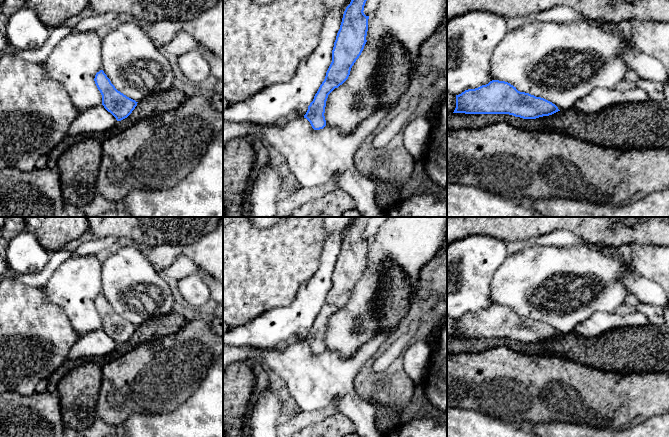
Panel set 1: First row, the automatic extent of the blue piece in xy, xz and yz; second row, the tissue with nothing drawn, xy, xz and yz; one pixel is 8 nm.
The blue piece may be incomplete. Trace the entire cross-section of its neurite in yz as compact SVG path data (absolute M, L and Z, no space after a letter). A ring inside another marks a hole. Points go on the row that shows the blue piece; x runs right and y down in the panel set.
M492 80L456 95L453 113L509 114L523 119L536 119L558 111L555 104L544 98L520 92L508 82Z

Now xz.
M351 0L344 11L332 50L332 62L304 115L314 130L326 126L324 113L328 95L348 79L352 66L367 42L369 16L363 12L366 1Z

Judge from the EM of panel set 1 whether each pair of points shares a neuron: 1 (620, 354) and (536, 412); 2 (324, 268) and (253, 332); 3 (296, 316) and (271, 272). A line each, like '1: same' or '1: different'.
1: different
2: same
3: different

